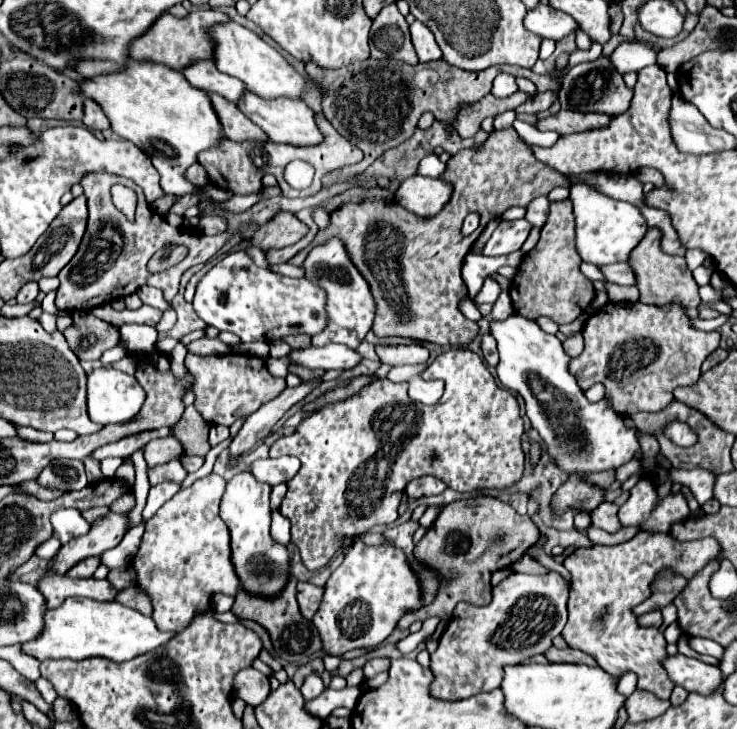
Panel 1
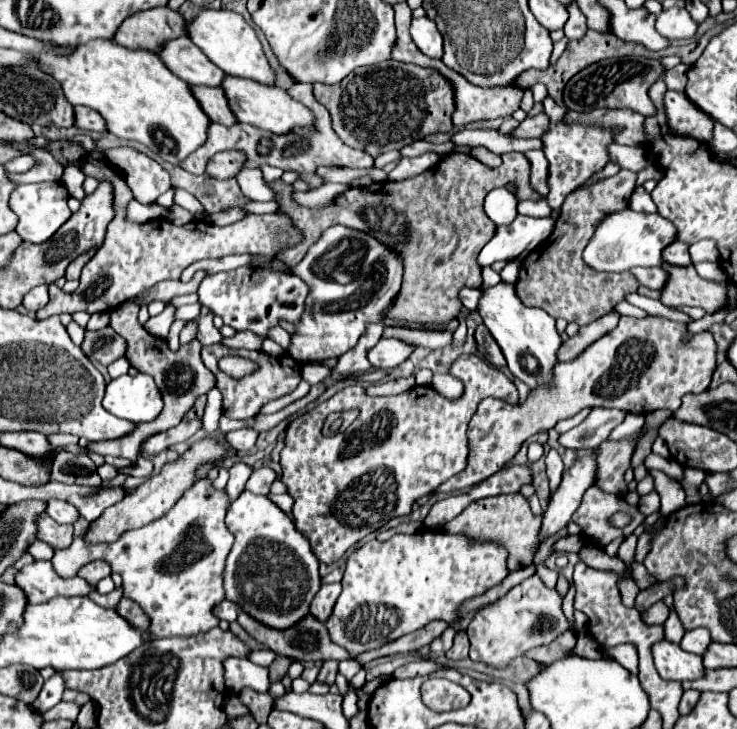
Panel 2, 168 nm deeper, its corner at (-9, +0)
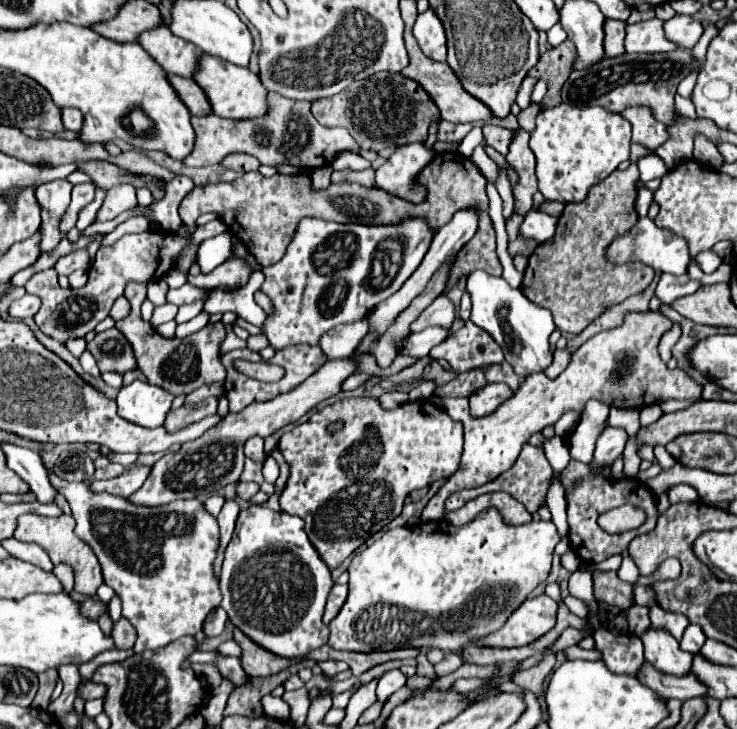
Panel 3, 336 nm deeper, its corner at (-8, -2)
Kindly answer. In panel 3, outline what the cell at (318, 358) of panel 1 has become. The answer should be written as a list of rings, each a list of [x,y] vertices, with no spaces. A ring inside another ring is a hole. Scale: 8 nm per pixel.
[[[427,327],[421,333],[411,333],[405,343],[401,343],[401,355],[411,355],[411,357],[427,357],[431,347],[443,343],[449,337],[451,329],[447,327]]]

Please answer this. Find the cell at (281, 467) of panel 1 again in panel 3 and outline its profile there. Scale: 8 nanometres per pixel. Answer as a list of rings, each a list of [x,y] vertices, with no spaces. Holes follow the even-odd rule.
[[[239,481],[239,485],[237,485],[237,497],[239,499],[249,499],[249,497],[253,497],[255,493],[259,491],[259,485],[257,483],[245,483],[245,481]]]

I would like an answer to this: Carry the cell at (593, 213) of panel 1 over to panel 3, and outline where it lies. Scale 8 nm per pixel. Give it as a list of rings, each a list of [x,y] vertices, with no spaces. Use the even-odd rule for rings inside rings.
[[[641,217],[627,235],[621,235],[619,239],[615,239],[607,251],[607,259],[615,263],[637,259],[651,265],[655,271],[663,271],[671,275],[685,275],[691,263],[691,255],[689,255],[685,239],[679,239],[677,235],[669,235],[669,231],[659,231],[659,227],[649,217]]]

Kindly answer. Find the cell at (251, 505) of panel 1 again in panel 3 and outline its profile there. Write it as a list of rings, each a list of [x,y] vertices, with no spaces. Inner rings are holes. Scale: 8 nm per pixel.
[[[251,505],[249,509],[243,509],[237,517],[235,533],[229,543],[229,551],[225,551],[225,563],[221,571],[221,607],[227,611],[229,621],[265,651],[295,661],[303,659],[309,655],[309,651],[319,649],[329,641],[329,625],[323,623],[323,609],[327,595],[335,585],[331,569],[307,539],[303,525],[305,523],[301,517],[283,511],[271,511],[263,505]]]

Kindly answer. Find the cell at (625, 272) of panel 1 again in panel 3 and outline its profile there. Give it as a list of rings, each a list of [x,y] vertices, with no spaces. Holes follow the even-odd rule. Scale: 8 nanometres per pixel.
[[[661,275],[661,281],[657,285],[657,291],[655,295],[663,301],[663,303],[673,303],[675,299],[679,297],[685,297],[685,295],[691,295],[693,291],[697,291],[701,287],[701,281],[693,281],[689,279],[687,275],[683,277],[677,277],[677,275]]]

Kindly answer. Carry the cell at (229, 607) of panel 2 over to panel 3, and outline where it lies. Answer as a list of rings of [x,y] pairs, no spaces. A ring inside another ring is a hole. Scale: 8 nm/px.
[[[221,607],[213,609],[213,611],[209,613],[209,617],[205,619],[205,625],[203,625],[205,637],[217,637],[217,635],[221,635],[223,629],[225,629],[225,621],[227,621],[225,611],[223,611]]]

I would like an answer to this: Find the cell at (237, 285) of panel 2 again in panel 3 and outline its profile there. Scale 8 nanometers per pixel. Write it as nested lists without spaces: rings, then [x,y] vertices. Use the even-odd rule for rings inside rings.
[[[185,283],[179,289],[169,289],[167,291],[167,303],[173,303],[173,305],[185,305],[185,303],[197,301],[201,297],[209,297],[209,291],[205,291],[201,287],[193,287],[189,283]]]

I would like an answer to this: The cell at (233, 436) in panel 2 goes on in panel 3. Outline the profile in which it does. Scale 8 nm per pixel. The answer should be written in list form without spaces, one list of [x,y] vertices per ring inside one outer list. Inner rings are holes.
[[[253,437],[253,439],[249,439],[249,441],[245,443],[245,457],[253,459],[253,461],[259,463],[259,465],[265,463],[267,453],[265,453],[265,449],[263,449],[263,439],[261,439],[261,437]]]

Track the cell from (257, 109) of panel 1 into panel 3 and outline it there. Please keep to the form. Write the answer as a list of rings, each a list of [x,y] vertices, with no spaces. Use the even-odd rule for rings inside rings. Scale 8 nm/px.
[[[201,53],[199,67],[193,73],[193,81],[205,91],[213,113],[219,117],[253,119],[253,117],[261,117],[267,111],[267,105],[265,105],[267,91],[265,91],[265,87],[261,87],[261,81],[257,79],[257,75],[251,73],[247,67],[237,67],[219,57]]]

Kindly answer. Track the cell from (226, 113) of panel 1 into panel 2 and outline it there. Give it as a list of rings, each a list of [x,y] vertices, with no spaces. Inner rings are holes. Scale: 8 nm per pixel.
[[[192,87],[194,97],[198,97],[202,109],[206,111],[206,115],[210,117],[210,121],[214,123],[222,123],[226,127],[232,127],[238,123],[238,119],[234,117],[234,113],[230,111],[226,93],[222,87]]]

